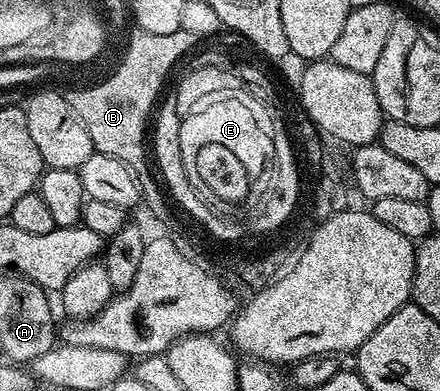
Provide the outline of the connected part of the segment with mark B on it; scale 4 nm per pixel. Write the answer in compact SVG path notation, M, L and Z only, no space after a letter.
M173 28L167 34L153 32L148 38L136 38L136 42L132 42L132 54L128 54L128 62L124 62L124 70L120 70L120 74L116 74L108 86L88 90L88 94L76 94L76 98L72 98L70 108L74 108L82 124L86 124L86 132L90 132L95 153L122 160L137 176L147 172L148 166L144 163L146 131L157 105L156 97L172 65L197 42L193 34L179 28Z

